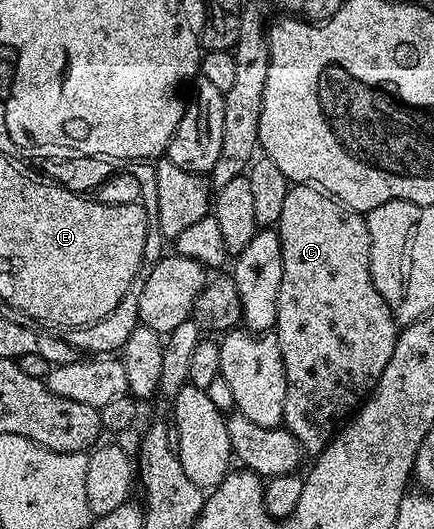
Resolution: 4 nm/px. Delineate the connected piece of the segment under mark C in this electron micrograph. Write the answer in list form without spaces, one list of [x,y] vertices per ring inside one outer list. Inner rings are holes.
[[[295,184],[288,187],[285,194],[285,206],[281,209],[281,218],[277,225],[277,231],[281,238],[281,290],[277,298],[277,318],[274,331],[279,338],[281,346],[281,358],[285,366],[285,378],[287,379],[287,393],[285,394],[285,414],[283,424],[288,432],[297,438],[300,449],[304,453],[318,454],[331,442],[332,436],[339,431],[341,425],[362,405],[375,390],[375,383],[381,378],[385,366],[393,358],[395,338],[397,335],[397,321],[395,315],[389,310],[385,298],[377,290],[377,286],[371,277],[371,239],[367,229],[366,219],[360,213],[353,211],[346,204],[339,203],[333,196],[328,196],[322,188],[316,188],[310,184]]]

